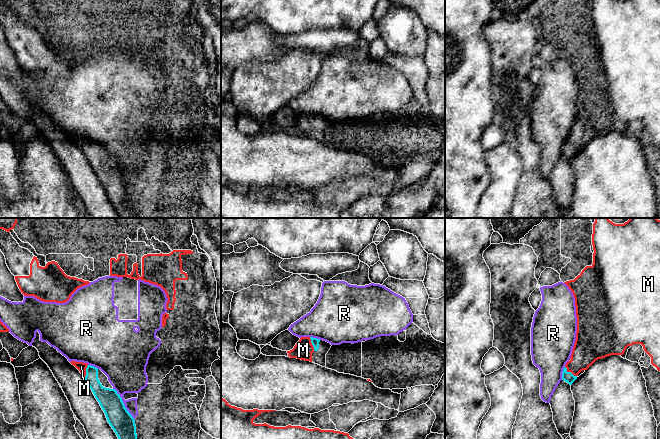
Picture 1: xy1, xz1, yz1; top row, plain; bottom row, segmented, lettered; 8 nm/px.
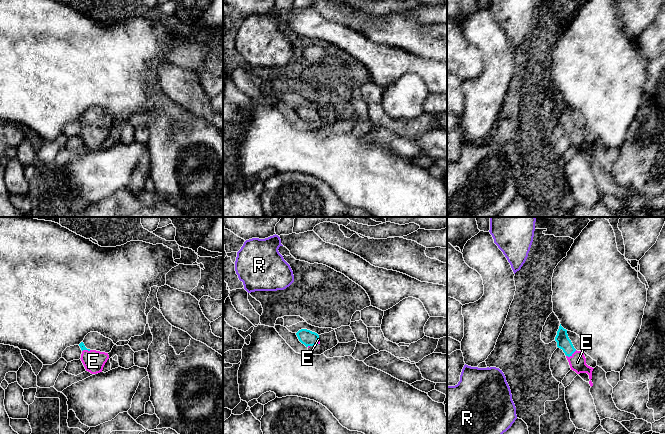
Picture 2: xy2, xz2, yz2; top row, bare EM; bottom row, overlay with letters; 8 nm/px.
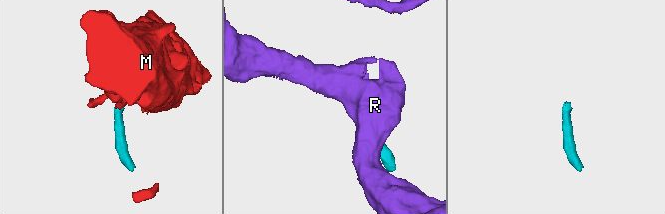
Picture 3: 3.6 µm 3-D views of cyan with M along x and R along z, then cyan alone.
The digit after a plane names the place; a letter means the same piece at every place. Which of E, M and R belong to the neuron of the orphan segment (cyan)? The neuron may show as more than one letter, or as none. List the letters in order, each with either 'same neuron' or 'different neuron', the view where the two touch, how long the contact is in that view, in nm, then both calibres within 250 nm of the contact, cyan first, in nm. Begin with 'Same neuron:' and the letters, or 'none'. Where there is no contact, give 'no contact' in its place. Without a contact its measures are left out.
Same neuron: E
E: same neuron; meets cyan in yz2; contact 100 nm long; 110 nm thick on the cyan side, 140 nm on the other
M: different neuron; meets cyan in yz1; contact 130 nm long; 90 nm thick on the cyan side, 240 nm on the other
R: different neuron; meets cyan in xy1; contact 320 nm long; 190 nm thick on the cyan side, 300 nm on the other

